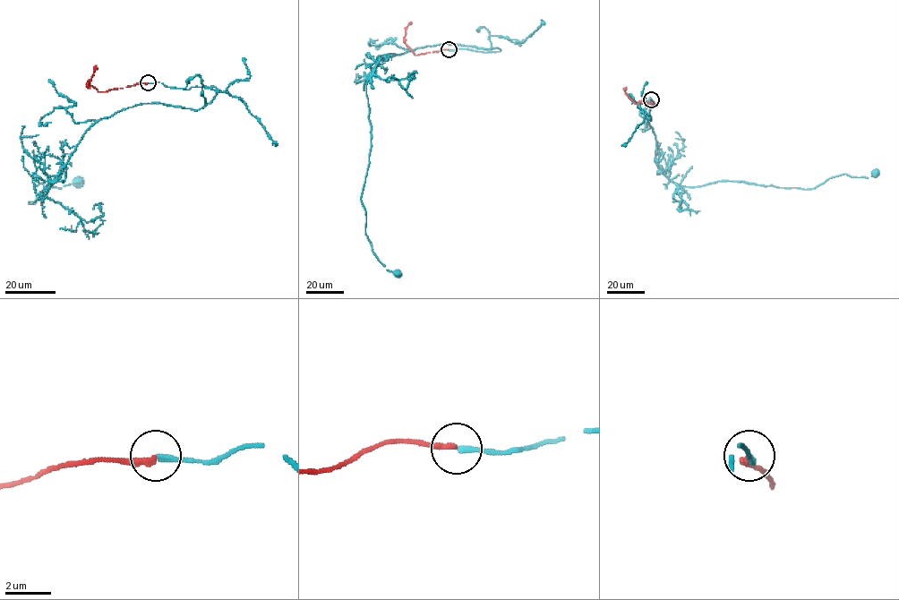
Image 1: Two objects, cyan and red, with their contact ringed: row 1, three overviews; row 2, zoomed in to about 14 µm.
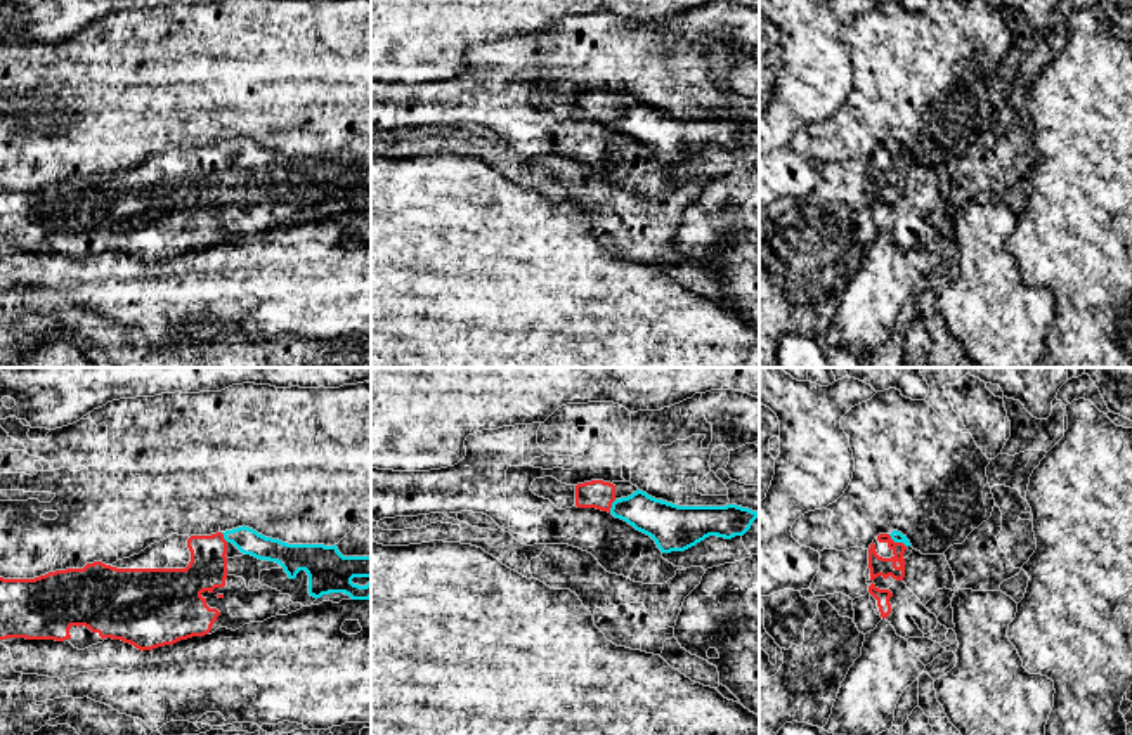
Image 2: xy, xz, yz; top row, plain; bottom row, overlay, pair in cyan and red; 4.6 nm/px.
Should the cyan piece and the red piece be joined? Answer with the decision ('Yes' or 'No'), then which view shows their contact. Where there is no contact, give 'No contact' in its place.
Yes. Touches cyan in yz

